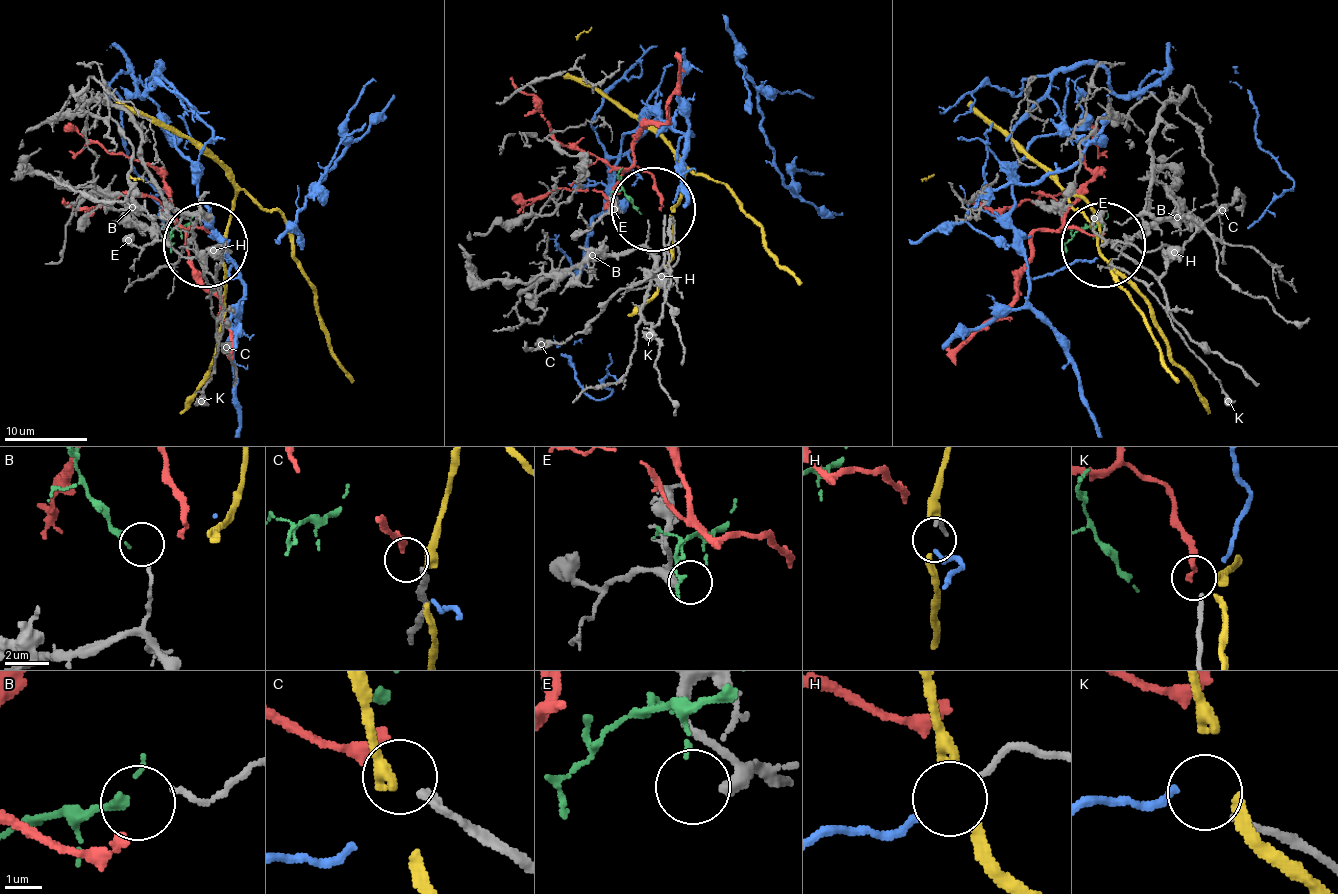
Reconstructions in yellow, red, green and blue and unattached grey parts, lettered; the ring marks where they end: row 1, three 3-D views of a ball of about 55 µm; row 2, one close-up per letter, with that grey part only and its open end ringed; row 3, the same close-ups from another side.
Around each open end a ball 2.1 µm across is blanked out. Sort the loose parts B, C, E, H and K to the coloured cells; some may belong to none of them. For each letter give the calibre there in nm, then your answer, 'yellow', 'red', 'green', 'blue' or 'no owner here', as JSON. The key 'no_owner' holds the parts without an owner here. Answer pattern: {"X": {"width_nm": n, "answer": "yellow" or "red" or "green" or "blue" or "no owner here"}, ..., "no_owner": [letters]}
{"B": {"width_nm": 150, "answer": "green"}, "C": {"width_nm": 240, "answer": "red"}, "E": {"width_nm": 320, "answer": "no owner here"}, "H": {"width_nm": 170, "answer": "blue"}, "K": {"width_nm": 220, "answer": "no owner here"}, "no_owner": ["E", "K"]}

